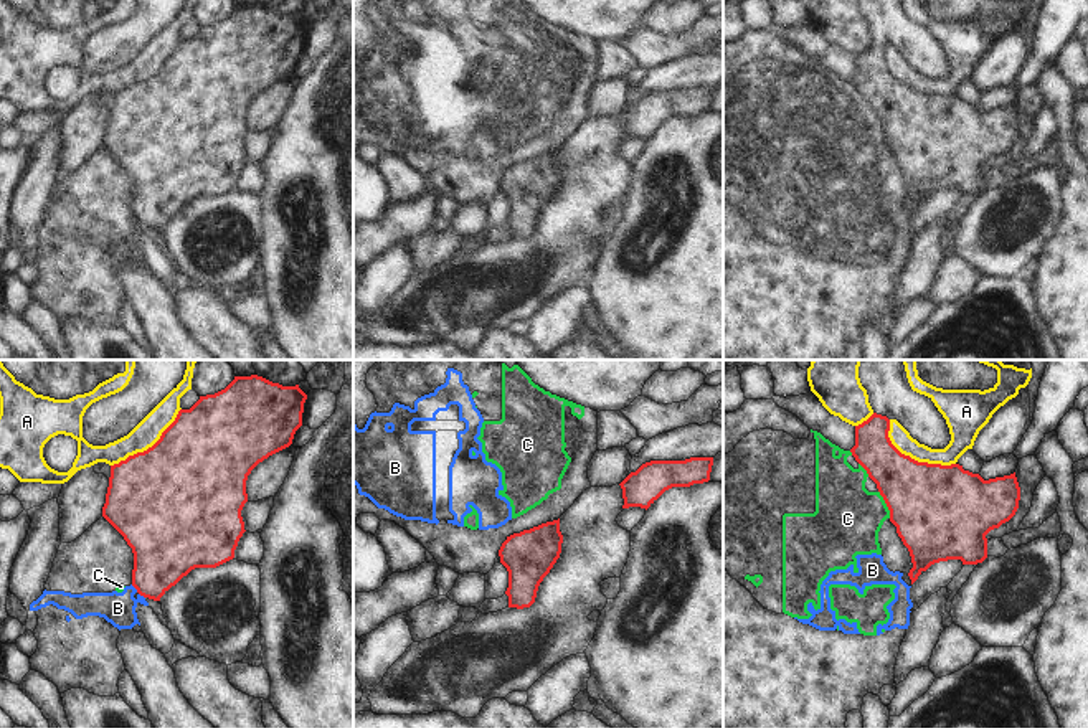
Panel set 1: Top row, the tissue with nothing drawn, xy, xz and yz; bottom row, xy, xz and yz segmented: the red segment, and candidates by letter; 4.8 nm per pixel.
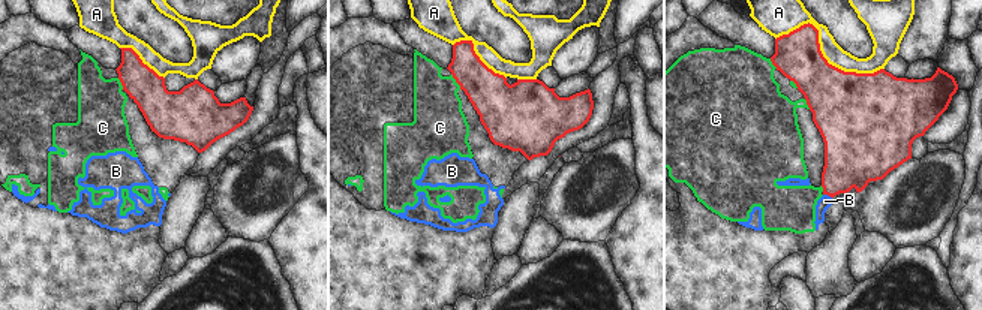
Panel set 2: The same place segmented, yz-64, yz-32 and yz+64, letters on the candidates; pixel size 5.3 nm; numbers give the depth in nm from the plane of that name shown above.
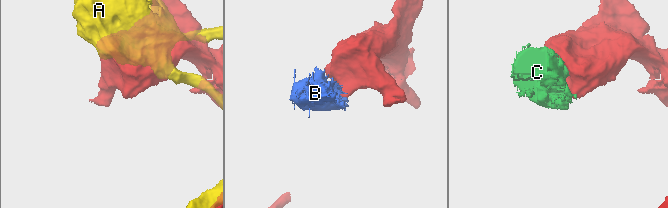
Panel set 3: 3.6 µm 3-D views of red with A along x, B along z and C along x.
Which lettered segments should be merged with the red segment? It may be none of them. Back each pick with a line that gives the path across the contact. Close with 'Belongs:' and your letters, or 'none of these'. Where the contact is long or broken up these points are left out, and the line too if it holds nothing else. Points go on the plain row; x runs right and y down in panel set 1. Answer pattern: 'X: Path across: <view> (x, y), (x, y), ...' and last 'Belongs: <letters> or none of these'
Belongs: none of these

